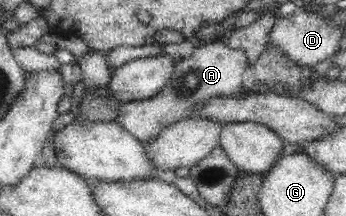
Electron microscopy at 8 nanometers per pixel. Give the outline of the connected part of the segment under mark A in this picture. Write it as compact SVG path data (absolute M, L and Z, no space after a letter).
M216 38L212 44L207 44L197 48L189 57L183 58L174 68L171 79L163 86L163 89L153 97L132 101L129 103L121 103L119 108L119 119L117 122L123 129L127 130L139 143L143 146L151 145L159 133L163 133L163 129L179 123L179 121L187 121L196 117L193 113L197 113L207 101L217 99L217 97L235 97L239 94L240 87L243 86L244 75L249 71L249 63L242 51L233 51L225 44L219 42Z

